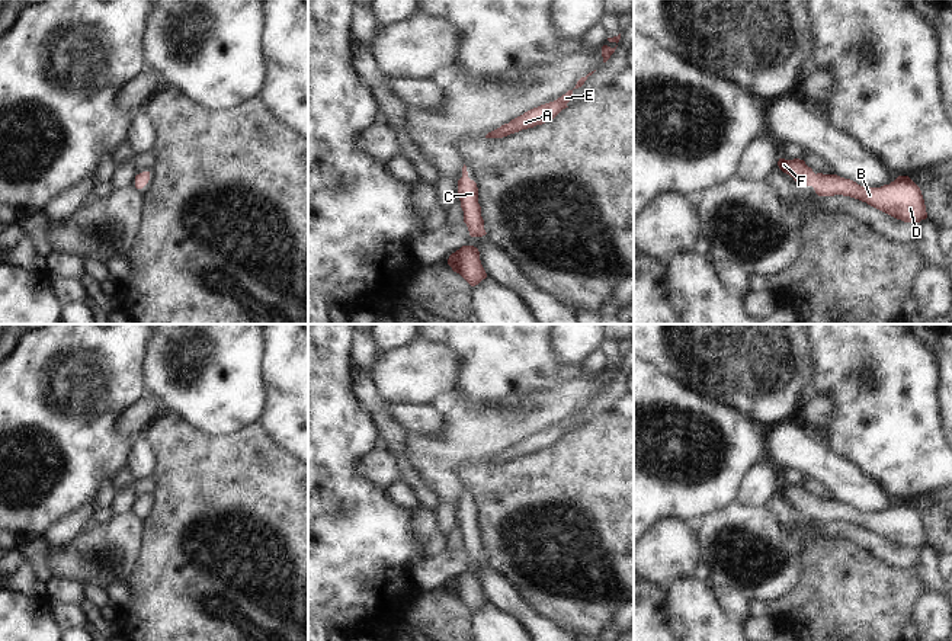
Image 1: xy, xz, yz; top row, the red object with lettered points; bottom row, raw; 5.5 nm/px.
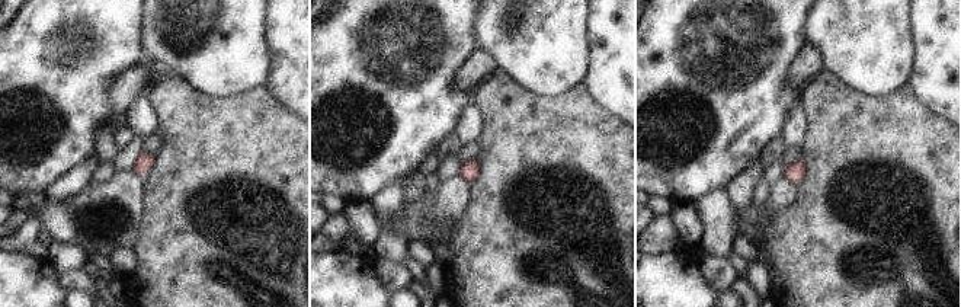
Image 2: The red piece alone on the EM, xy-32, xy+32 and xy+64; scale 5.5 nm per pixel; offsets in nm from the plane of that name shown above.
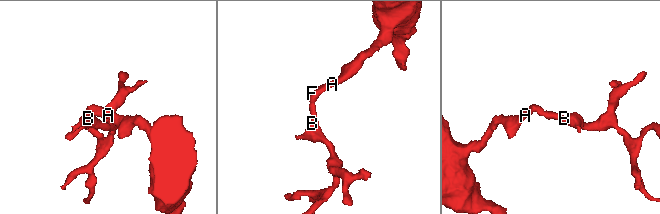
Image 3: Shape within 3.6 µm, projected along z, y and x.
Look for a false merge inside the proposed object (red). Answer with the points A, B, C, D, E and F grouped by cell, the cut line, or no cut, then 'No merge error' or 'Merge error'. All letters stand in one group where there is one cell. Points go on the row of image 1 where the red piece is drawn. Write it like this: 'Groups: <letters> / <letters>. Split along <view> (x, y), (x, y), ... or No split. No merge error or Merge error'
Groups: A B C D E F. No split. No merge error

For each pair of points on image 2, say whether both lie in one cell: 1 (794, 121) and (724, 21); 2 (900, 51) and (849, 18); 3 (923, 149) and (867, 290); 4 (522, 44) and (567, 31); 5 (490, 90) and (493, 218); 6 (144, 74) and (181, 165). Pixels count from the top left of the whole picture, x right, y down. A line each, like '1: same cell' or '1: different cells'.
1: different cells
2: same cell
3: same cell
4: same cell
5: same cell
6: different cells

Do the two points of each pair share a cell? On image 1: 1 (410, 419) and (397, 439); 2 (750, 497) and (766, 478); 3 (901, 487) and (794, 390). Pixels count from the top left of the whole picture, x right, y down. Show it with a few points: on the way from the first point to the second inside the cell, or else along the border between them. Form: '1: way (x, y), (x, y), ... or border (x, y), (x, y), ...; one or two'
1: border (384, 403), (388, 413), (407, 432); two
2: way (753, 493), (762, 483); one
3: border (813, 367), (807, 400); two

